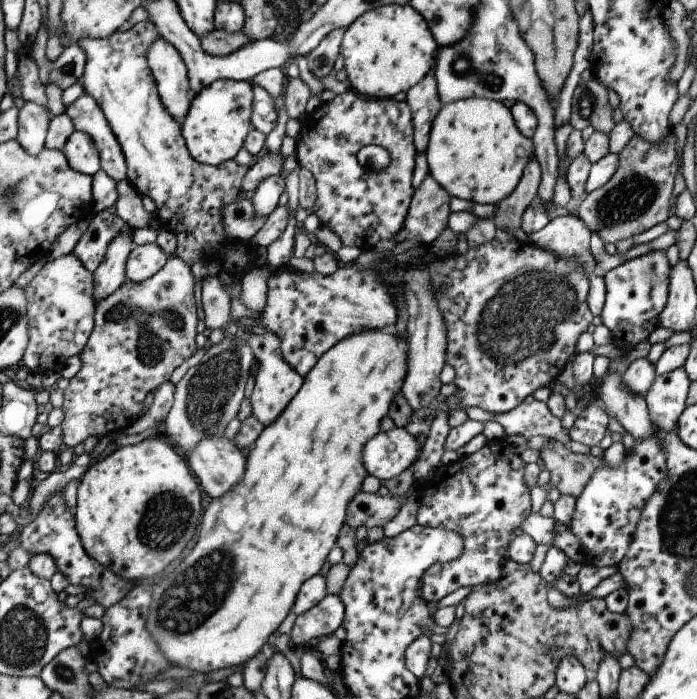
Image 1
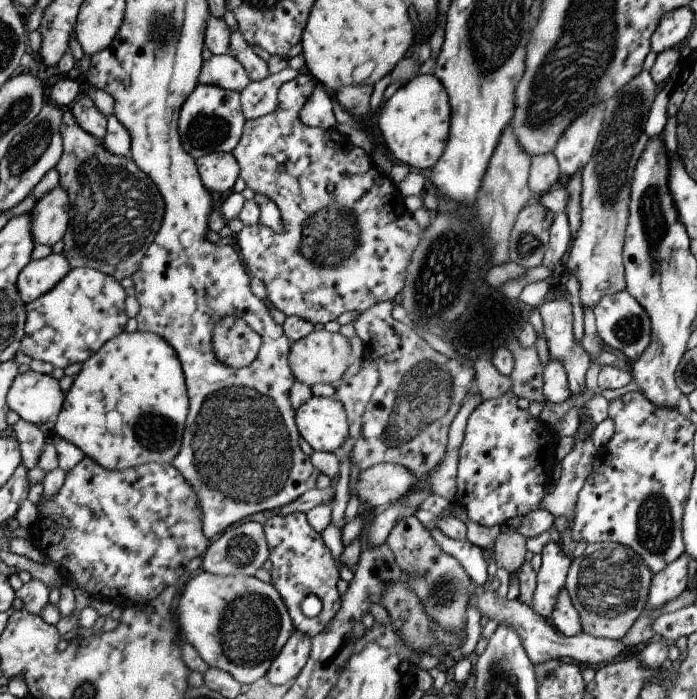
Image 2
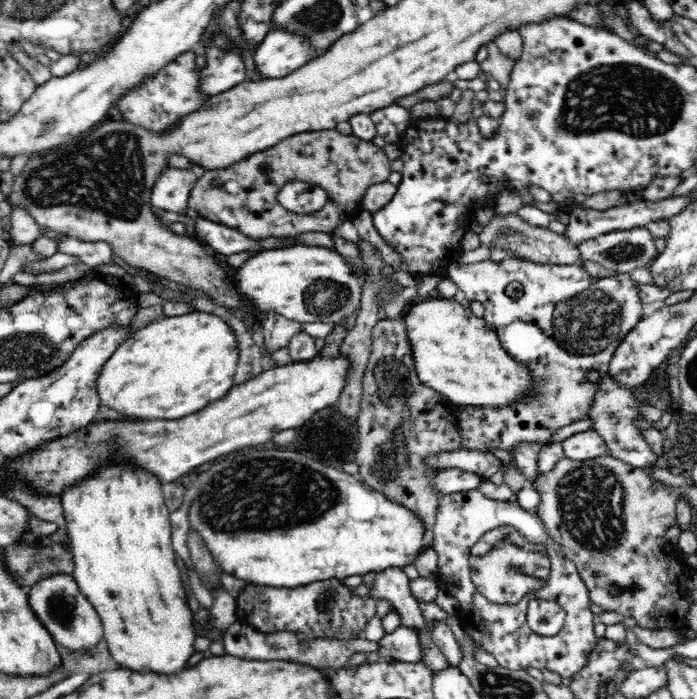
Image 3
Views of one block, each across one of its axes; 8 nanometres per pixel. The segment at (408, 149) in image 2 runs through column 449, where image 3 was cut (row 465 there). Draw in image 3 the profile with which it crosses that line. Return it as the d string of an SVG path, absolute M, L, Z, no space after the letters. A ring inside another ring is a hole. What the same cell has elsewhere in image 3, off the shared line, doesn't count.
M118 464L100 468L92 478L70 486L61 496L67 536L73 554L73 575L82 594L92 603L103 626L103 639L120 669L140 674L180 674L195 653L194 613L188 605L171 541L171 513L164 502L162 482L155 476Z

